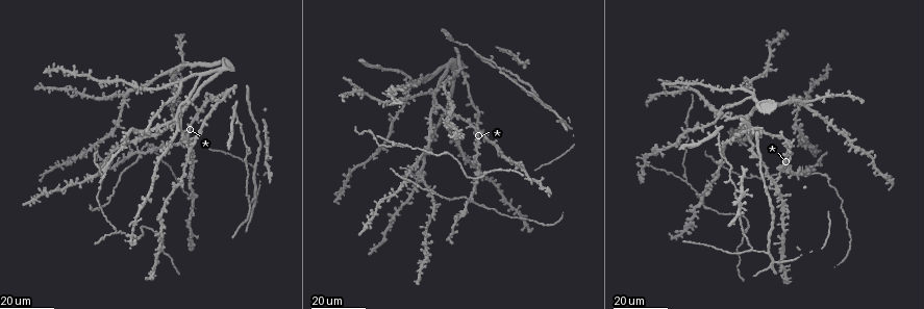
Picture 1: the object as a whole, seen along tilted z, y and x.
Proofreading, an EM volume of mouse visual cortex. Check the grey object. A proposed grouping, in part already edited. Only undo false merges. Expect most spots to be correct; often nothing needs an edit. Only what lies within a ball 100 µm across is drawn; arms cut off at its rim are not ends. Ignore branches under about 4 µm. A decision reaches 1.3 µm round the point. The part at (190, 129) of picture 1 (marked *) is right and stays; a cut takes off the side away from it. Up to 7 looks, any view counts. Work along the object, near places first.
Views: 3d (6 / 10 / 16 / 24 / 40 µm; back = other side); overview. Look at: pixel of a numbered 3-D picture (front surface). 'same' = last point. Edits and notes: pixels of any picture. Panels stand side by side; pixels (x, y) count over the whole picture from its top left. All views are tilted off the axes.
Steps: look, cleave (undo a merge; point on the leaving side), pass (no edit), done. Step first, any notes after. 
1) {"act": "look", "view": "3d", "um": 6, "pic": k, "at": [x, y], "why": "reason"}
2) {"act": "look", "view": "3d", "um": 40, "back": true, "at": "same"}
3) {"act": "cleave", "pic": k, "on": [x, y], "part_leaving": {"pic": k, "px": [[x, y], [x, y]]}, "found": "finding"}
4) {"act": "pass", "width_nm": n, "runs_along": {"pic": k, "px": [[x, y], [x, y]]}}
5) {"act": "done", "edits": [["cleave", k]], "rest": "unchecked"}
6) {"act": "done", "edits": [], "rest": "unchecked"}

{"act": "look", "view": "3d", "um": 24, "pic": 1, "at": [140, 153], "why": "three-way junction"}

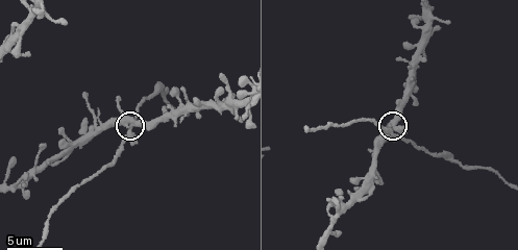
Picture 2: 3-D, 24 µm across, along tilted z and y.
{"act": "look", "view": "3d", "um": 6, "pic": 2, "at": [130, 129]}

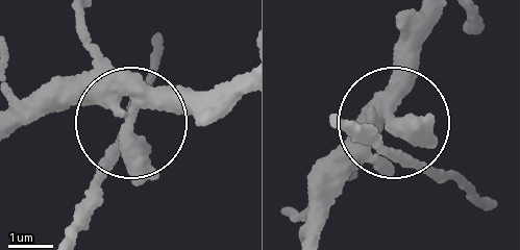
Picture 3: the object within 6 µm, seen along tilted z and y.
{"act": "pass", "found": "continuous, no second cell"}

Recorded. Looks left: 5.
{"act": "look", "view": "3d", "um": 24, "pic": 1, "at": [116, 232], "why": "two arms in line, one across"}

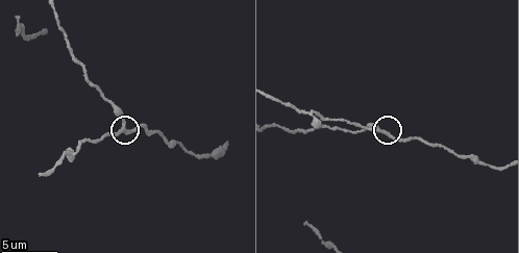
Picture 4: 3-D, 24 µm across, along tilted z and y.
{"act": "look", "view": "3d", "um": 10, "pic": 4, "at": [124, 127], "why": "zoom in"}

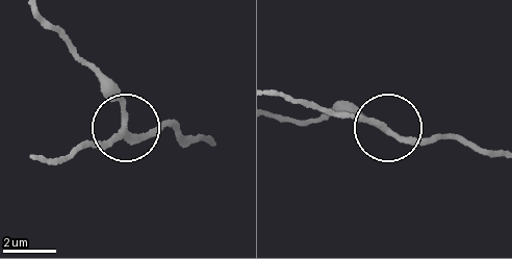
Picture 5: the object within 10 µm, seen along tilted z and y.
{"act": "pass", "width_nm": 190, "found": "all the same cell"}

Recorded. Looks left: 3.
{"act": "look", "view": "3d", "um": 24, "pic": 1, "at": [751, 250], "why": "three-way junction"}

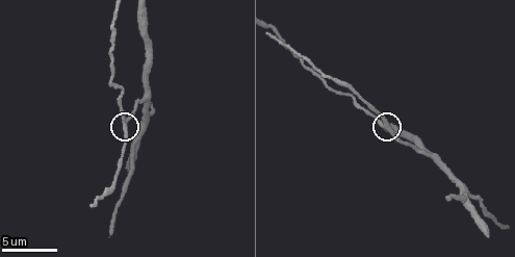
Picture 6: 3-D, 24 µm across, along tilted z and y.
{"act": "look", "view": "3d", "um": 10, "pic": 6, "at": [384, 128]}

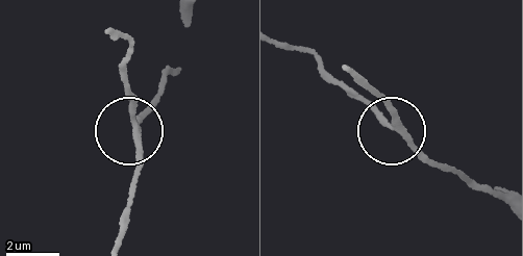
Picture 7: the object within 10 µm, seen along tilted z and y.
{"act": "pass", "arms": 3, "found": "one cell here"}

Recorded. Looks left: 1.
{"act": "done", "edits": [], "rest": "unchecked"}

